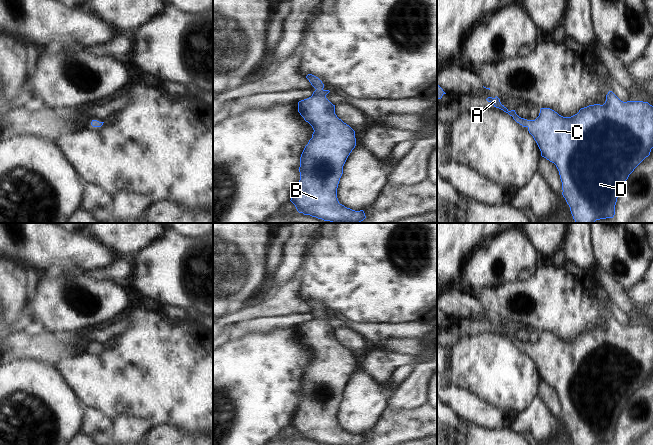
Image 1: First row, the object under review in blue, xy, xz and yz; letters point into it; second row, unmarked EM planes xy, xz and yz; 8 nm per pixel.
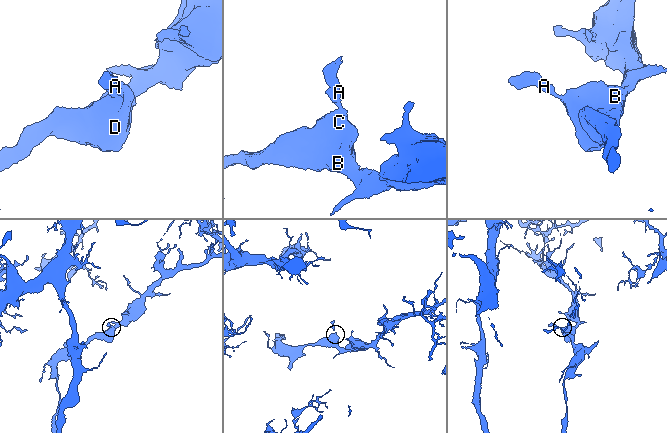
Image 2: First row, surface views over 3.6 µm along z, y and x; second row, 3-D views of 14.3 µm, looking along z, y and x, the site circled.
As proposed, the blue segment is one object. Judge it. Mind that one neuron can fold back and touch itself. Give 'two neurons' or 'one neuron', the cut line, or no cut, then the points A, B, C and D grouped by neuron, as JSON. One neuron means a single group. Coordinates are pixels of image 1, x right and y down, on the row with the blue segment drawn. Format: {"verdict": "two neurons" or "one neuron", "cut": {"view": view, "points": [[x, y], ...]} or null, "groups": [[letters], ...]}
{"verdict": "one neuron", "cut": null, "groups": [["A", "B", "C", "D"]]}

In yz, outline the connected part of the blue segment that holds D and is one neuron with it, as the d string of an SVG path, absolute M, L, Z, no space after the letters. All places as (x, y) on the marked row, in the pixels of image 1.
M612 91L606 95L603 105L589 105L571 117L563 117L550 108L541 108L535 120L521 118L515 110L509 111L497 96L486 100L508 113L523 127L527 127L541 151L541 156L556 165L562 182L562 195L576 223L594 223L596 220L613 218L621 188L653 148L653 106L643 101L623 102Z

